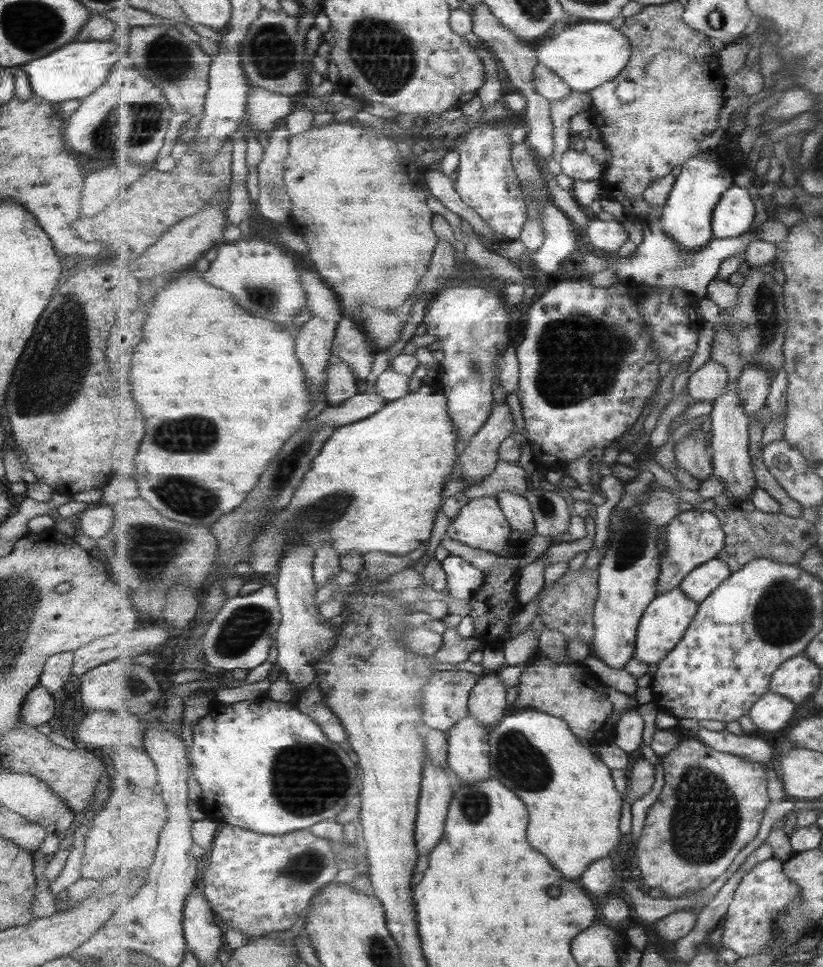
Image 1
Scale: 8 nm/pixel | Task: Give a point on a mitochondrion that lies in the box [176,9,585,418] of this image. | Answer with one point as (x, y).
(386, 53)

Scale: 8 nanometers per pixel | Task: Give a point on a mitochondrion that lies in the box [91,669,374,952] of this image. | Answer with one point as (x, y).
(298, 798)

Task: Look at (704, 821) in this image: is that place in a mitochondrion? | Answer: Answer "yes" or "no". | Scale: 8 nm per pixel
yes

